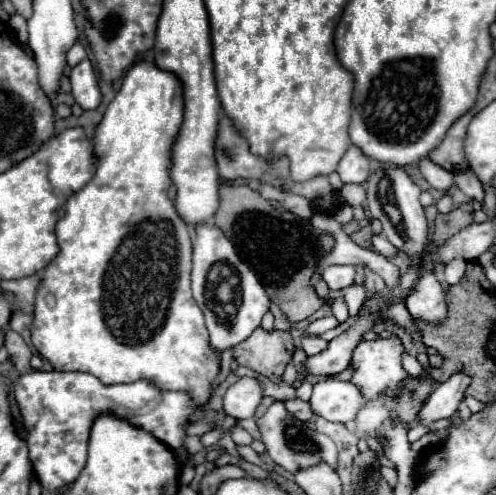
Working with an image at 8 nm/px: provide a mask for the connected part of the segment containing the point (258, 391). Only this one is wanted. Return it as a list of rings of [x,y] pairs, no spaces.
[[[242,377],[228,387],[224,395],[224,411],[236,419],[250,419],[264,399],[262,385],[252,377]]]

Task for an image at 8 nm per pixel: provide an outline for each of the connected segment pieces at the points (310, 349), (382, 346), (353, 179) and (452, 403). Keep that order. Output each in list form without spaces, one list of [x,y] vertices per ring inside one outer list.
[[[302,337],[302,339],[300,339],[300,345],[302,345],[304,351],[312,357],[312,355],[322,353],[322,351],[328,347],[328,341],[324,341],[324,339],[316,339],[316,337]]]
[[[374,339],[362,341],[352,355],[352,365],[356,367],[352,381],[364,391],[364,399],[370,401],[380,395],[396,395],[400,379],[406,379],[408,373],[402,369],[400,357],[404,353],[402,341],[392,339]]]
[[[352,145],[340,159],[338,173],[346,183],[364,183],[370,173],[370,159],[360,151],[360,147]]]
[[[458,371],[452,377],[448,377],[444,383],[440,383],[432,391],[428,403],[422,407],[422,411],[418,415],[420,423],[430,425],[432,421],[450,417],[458,409],[458,403],[462,401],[464,391],[470,385],[470,381],[472,381],[472,377],[468,373]]]

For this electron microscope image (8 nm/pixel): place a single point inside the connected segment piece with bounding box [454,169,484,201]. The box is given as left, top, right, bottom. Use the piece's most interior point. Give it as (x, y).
(466, 180)

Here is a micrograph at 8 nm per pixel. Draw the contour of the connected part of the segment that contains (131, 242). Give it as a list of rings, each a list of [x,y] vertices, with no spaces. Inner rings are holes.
[[[136,61],[124,81],[112,103],[108,105],[102,123],[98,125],[94,133],[94,153],[98,157],[96,173],[86,183],[84,189],[70,195],[66,201],[66,213],[56,225],[56,237],[60,253],[48,263],[44,269],[44,277],[36,291],[36,303],[34,303],[34,321],[32,321],[32,343],[34,347],[54,365],[56,371],[84,371],[98,377],[104,385],[116,385],[116,383],[134,383],[138,379],[148,379],[156,385],[160,391],[186,391],[192,397],[194,405],[206,407],[210,401],[210,395],[214,393],[212,381],[220,373],[220,353],[210,347],[208,329],[204,323],[204,313],[198,307],[198,303],[192,297],[190,289],[190,271],[192,271],[192,241],[190,241],[190,227],[182,221],[178,215],[172,199],[168,197],[170,189],[170,167],[172,167],[172,145],[180,133],[184,121],[184,91],[182,81],[154,63]]]

